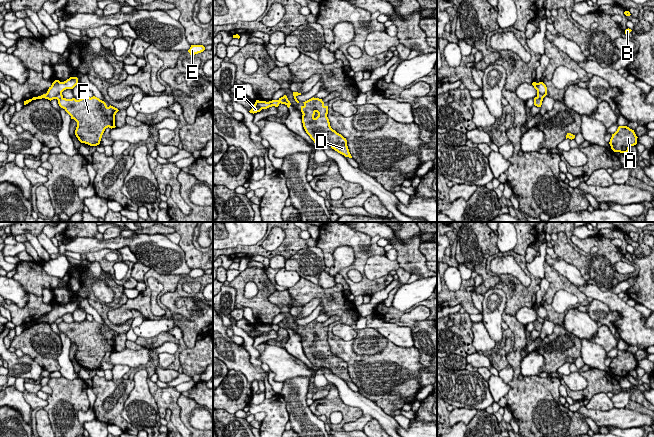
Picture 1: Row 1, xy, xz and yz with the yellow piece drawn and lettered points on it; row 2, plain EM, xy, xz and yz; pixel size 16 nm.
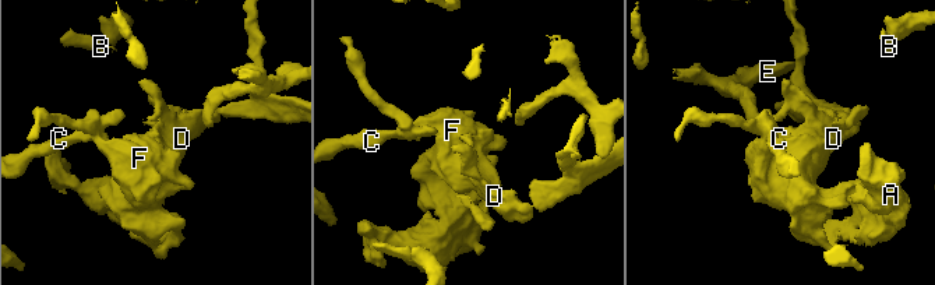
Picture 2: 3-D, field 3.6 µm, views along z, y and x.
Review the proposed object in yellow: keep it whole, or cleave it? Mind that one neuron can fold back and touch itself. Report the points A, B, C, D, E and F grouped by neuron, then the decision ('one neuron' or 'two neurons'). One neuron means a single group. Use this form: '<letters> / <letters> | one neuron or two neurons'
A D F / B C E | two neurons

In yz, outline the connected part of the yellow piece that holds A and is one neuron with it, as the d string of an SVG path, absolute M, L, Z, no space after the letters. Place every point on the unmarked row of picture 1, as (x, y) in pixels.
M619 350L612 358L609 368L614 376L627 377L631 370L637 368L637 362L634 354L627 350Z

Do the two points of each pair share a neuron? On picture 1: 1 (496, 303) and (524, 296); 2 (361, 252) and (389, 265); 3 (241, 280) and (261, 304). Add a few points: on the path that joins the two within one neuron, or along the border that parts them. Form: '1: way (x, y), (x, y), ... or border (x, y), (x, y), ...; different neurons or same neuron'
1: border (507, 296), (504, 310); different neurons
2: border (384, 254), (374, 254), (367, 260), (368, 279); different neurons
3: way (240, 289), (240, 296), (247, 303), (252, 303); same neuron

